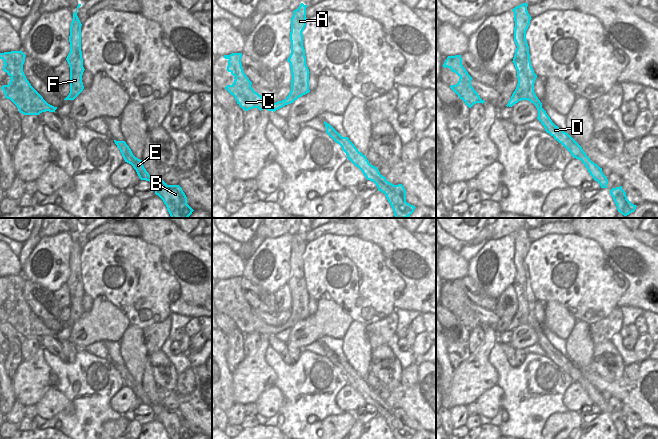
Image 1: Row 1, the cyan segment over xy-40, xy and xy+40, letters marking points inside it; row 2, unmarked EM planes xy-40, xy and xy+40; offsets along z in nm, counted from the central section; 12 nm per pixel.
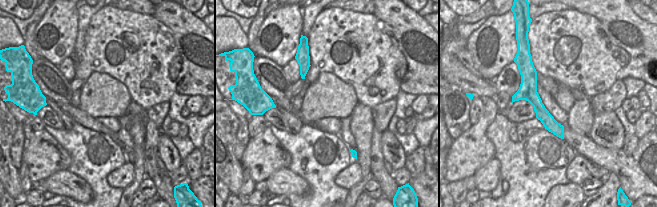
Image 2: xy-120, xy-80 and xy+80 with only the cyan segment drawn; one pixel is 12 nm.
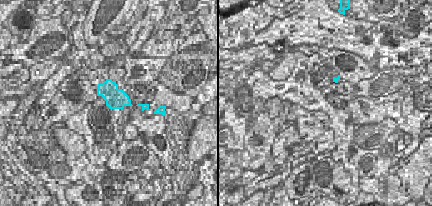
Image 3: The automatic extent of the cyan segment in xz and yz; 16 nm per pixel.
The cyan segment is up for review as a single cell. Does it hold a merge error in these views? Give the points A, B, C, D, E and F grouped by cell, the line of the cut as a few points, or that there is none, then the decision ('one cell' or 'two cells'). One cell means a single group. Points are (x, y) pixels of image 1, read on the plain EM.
A B D E F / C; cut in xy along (283, 324), (286, 328); two cells

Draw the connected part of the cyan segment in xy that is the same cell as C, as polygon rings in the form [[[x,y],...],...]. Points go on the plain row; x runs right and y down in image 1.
[[[232,277],[230,279],[224,279],[223,281],[228,284],[229,289],[227,290],[227,295],[235,303],[233,308],[227,309],[225,313],[234,320],[237,328],[242,333],[248,335],[253,332],[258,332],[260,335],[266,333],[275,336],[286,329],[284,324],[274,327],[266,324],[254,315],[251,311],[252,306],[245,299],[242,292],[242,277]]]

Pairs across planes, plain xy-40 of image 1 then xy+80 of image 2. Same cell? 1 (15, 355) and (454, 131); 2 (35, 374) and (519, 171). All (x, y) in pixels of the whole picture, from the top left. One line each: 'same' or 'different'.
1: same
2: different

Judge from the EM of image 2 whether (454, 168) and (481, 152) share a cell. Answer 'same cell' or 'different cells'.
same cell

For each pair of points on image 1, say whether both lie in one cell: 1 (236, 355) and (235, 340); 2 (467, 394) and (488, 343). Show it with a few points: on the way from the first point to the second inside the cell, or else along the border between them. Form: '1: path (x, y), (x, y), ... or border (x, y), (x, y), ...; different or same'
1: path (235, 351), (235, 344); same
2: path (470, 381), (480, 367), (481, 356); same

